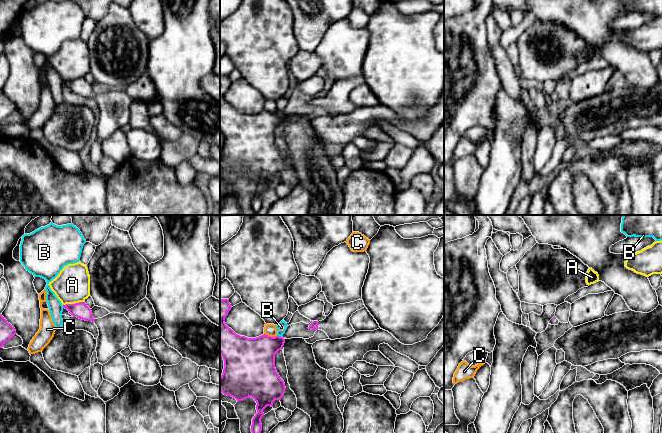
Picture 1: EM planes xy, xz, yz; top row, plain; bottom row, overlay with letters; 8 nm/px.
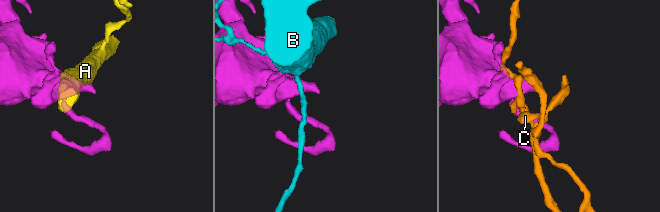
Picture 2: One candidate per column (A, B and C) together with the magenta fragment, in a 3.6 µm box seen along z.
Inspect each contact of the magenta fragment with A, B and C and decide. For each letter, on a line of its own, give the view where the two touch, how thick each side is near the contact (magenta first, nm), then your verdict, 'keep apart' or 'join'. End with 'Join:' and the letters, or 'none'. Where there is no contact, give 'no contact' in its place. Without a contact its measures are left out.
A: contact in xy; calibres 130 and 280 nm; keep apart
B: contact in xz; calibres 300 and 90 nm; keep apart
C: contact in xz; calibres 360 and 100 nm; keep apart
Join: none

